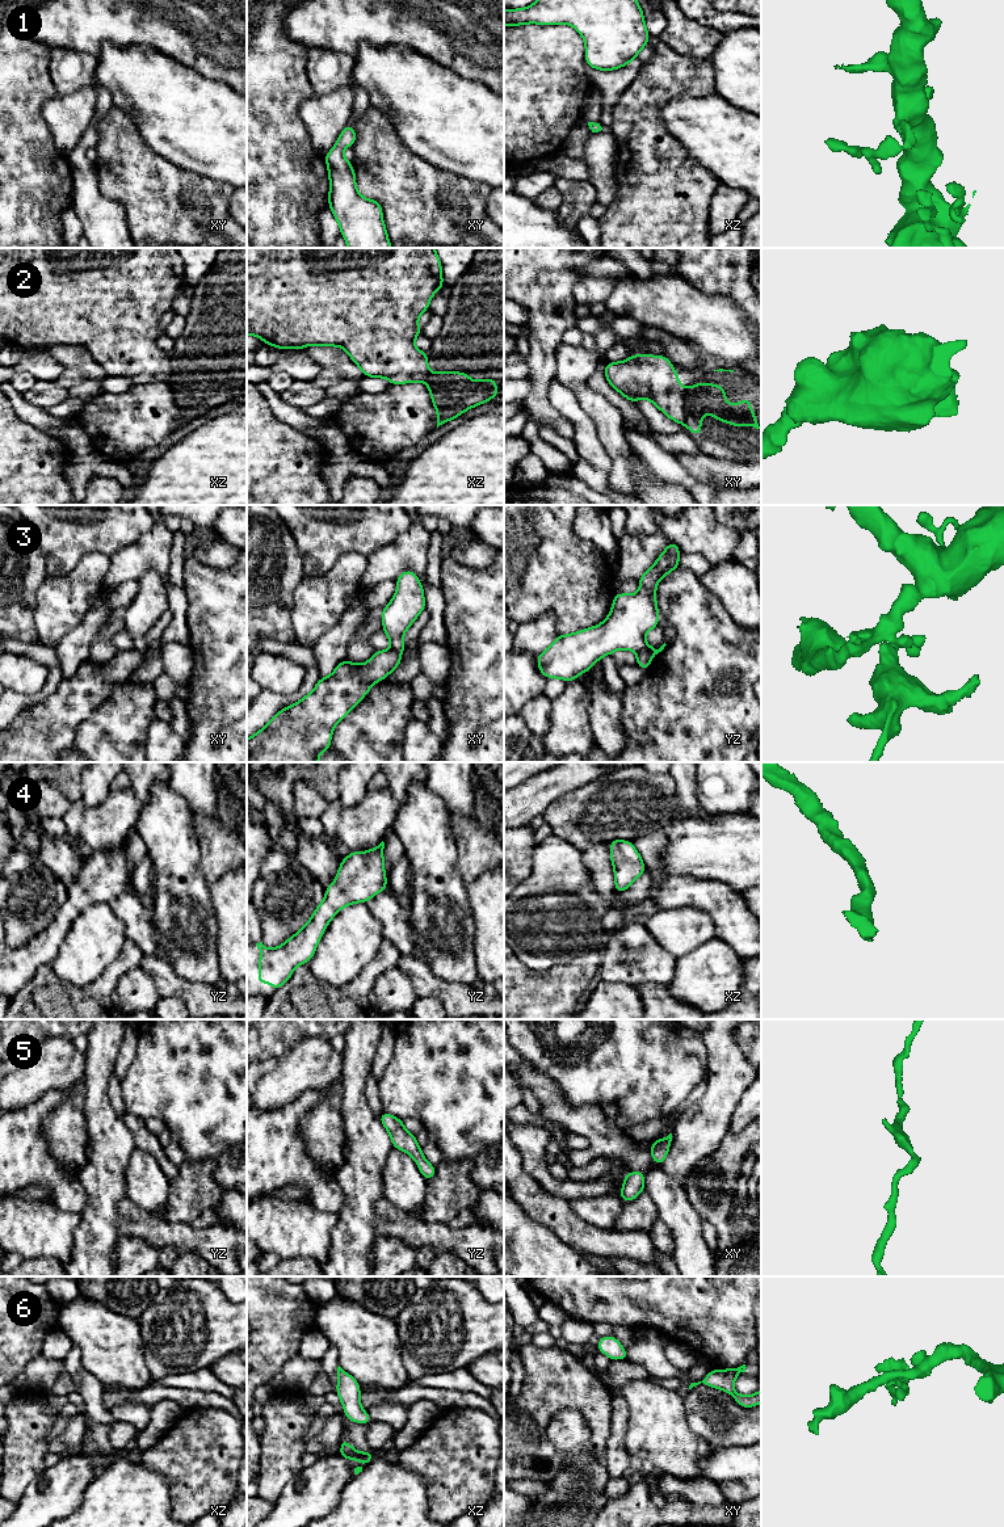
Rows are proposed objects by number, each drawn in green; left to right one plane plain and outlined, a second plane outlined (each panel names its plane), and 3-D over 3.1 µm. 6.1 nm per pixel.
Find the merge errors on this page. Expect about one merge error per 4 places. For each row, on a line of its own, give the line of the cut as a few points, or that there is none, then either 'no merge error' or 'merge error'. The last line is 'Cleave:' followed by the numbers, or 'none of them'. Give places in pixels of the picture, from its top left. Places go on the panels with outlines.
1: no cut; no merge error
2: cut in xy along (687, 390), (685, 424); merge error
3: cut in yz along (637, 652), (647, 652), (651, 657); merge error
4: no cut; no merge error
5: no cut; no merge error
6: no cut; no merge error
Cleave: 2, 3

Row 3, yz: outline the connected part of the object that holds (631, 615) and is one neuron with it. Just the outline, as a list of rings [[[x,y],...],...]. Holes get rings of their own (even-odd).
[[[669,540],[669,546],[659,555],[658,561],[638,580],[640,589],[635,594],[616,593],[610,613],[602,623],[570,635],[558,635],[554,643],[537,656],[541,673],[546,678],[562,678],[568,682],[592,669],[596,661],[617,649],[630,649],[637,653],[647,652],[651,657],[661,652],[667,645],[665,643],[655,649],[646,643],[644,636],[650,630],[658,627],[659,622],[656,585],[667,573],[680,567],[680,551],[679,546]]]

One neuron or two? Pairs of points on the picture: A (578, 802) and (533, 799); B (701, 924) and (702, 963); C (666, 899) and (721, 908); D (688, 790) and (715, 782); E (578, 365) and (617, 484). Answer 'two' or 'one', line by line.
A: two
B: two
C: one
D: two
E: one

